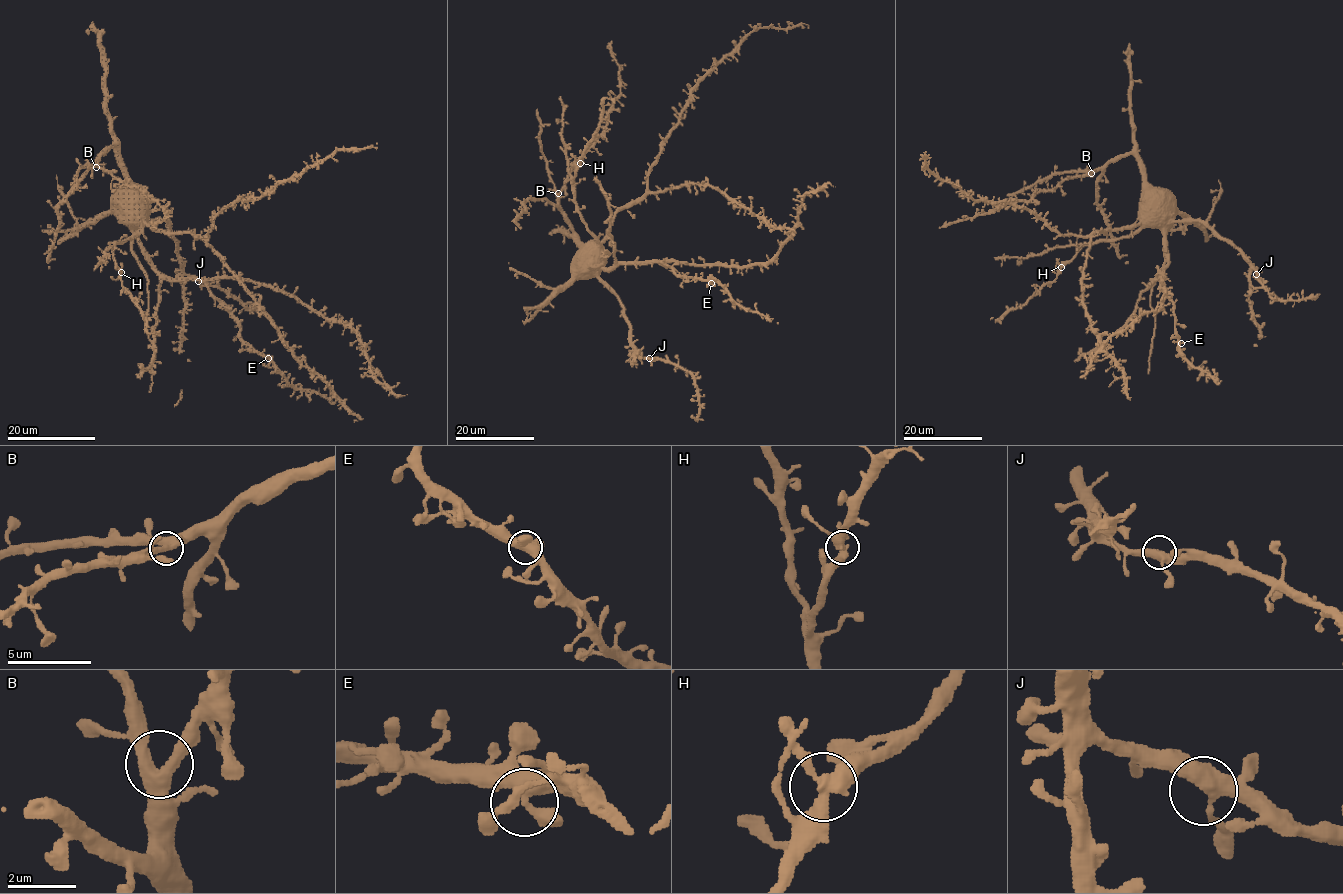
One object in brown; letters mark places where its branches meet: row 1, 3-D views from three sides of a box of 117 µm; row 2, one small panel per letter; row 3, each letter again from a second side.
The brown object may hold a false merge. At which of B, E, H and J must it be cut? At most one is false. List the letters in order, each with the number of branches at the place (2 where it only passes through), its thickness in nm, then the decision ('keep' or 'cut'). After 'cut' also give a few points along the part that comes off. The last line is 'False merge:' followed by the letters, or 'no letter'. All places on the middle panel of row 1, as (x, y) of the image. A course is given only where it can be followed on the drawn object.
B: 3 | 380 nm | keep
E: 3 | 400 nm | keep
H: 3 | 380 nm | keep
J: 3 | 400 nm | keep
False merge: no letter

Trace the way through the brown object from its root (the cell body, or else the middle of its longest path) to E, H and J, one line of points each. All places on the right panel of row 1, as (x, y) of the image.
E: (1147, 214), (1163, 236), (1167, 264), (1160, 275), (1160, 289), (1173, 305), (1175, 335), (1181, 343)
H: (1147, 214), (1142, 227), (1129, 236), (1085, 244), (1061, 266)
J: (1147, 214), (1151, 222), (1205, 223), (1237, 250), (1256, 274)

